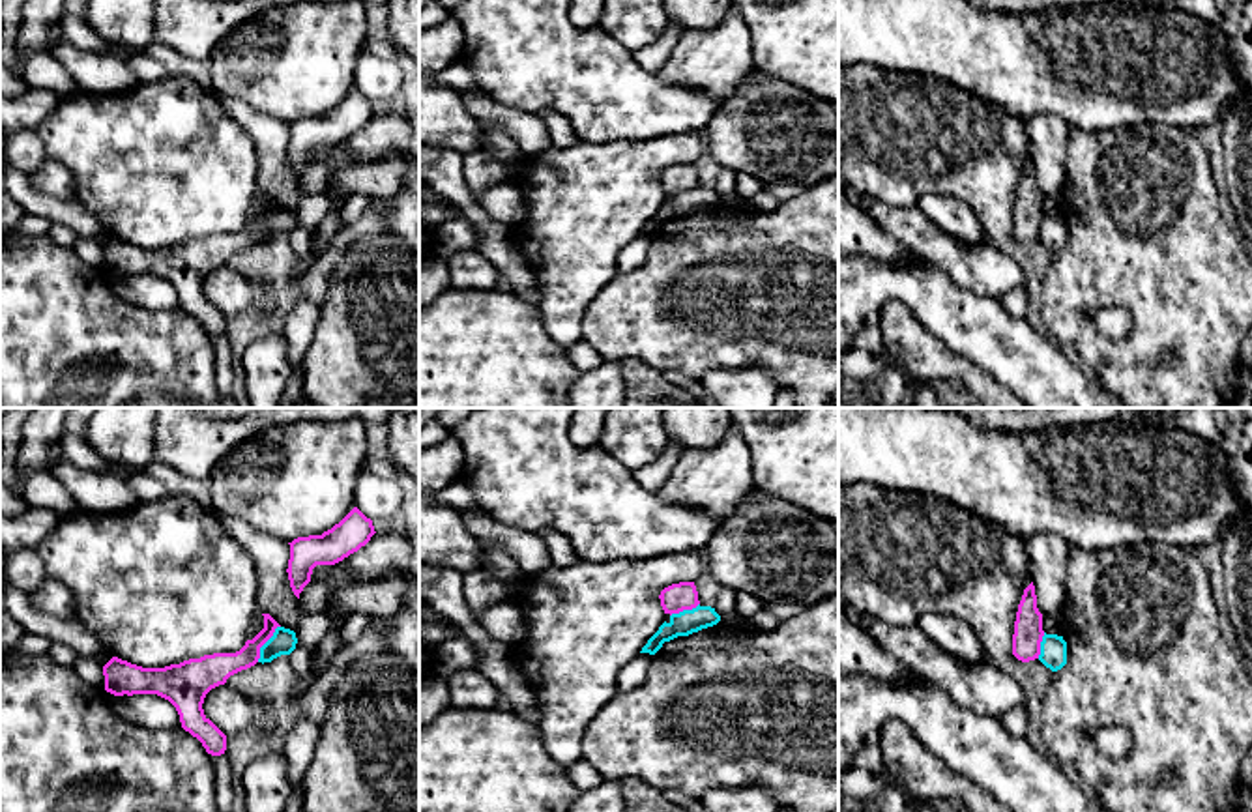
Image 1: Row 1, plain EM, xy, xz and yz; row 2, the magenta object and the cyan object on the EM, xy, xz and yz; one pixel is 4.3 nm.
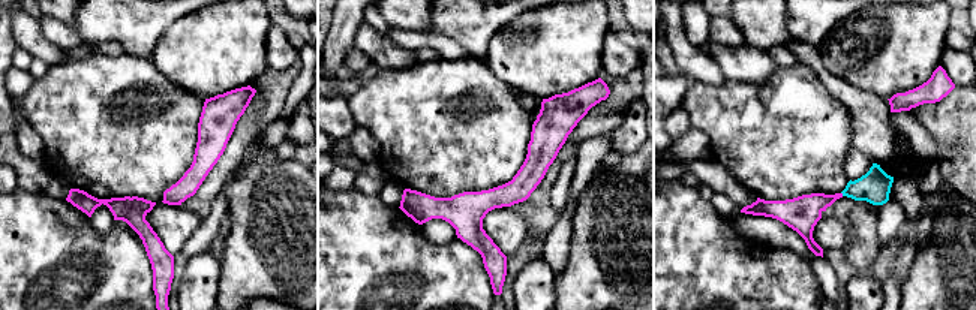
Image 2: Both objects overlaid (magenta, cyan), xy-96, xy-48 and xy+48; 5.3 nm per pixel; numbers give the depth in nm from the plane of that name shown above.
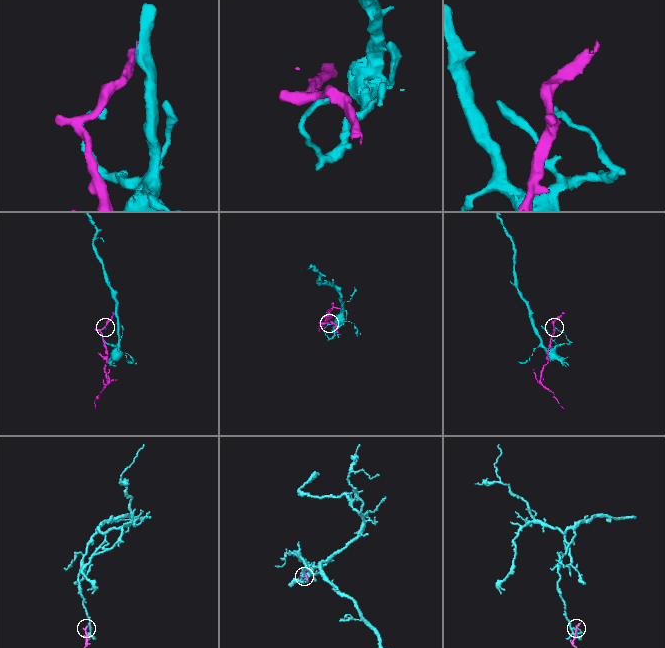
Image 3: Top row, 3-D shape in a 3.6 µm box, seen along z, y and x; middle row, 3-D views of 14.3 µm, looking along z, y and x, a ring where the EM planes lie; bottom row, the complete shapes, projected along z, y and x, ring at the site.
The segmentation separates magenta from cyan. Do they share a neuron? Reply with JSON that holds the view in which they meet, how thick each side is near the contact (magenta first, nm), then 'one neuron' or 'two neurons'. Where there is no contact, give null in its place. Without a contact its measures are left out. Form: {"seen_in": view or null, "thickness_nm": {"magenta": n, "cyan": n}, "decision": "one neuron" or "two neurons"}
{"seen_in": "xy", "thickness_nm": {"magenta": 140, "cyan": 110}, "decision": "two neurons"}

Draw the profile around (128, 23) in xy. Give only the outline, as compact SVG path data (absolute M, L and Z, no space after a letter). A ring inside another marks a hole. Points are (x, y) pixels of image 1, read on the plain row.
M90 0L84 19L110 45L140 54L155 43L155 0Z

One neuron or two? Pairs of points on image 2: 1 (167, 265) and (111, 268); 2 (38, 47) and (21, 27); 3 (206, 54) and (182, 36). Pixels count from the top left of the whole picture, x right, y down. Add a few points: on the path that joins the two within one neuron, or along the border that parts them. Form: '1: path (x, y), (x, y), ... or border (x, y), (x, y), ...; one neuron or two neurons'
1: path (153, 268), (125, 270); one neuron
2: path (35, 42), (26, 32); one neuron
3: path (200, 51), (188, 42); one neuron

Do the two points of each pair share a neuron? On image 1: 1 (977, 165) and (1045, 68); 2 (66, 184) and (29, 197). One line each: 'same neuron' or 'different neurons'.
1: different neurons
2: different neurons

